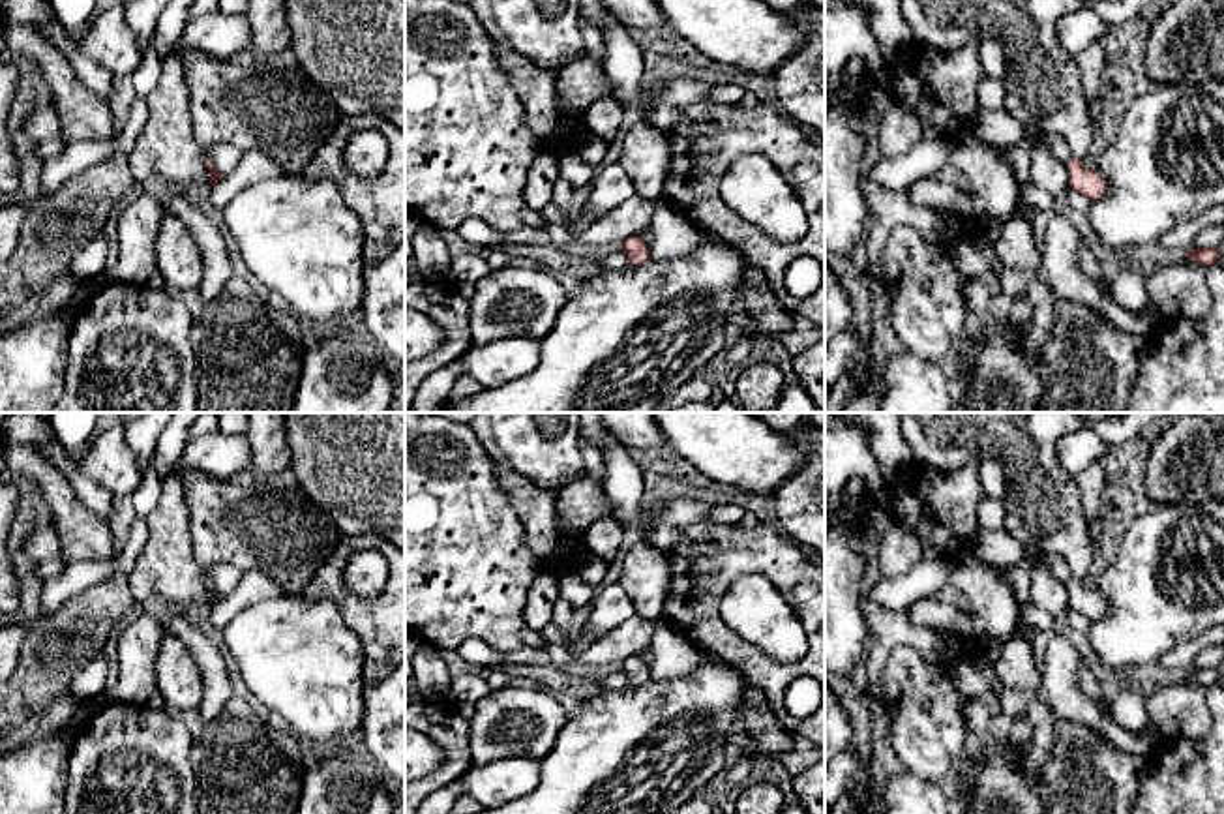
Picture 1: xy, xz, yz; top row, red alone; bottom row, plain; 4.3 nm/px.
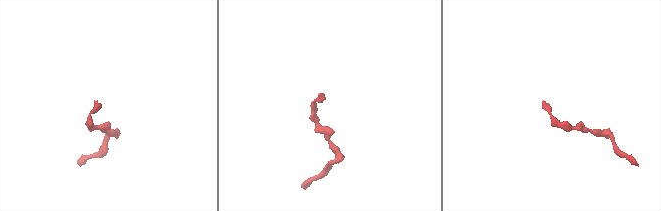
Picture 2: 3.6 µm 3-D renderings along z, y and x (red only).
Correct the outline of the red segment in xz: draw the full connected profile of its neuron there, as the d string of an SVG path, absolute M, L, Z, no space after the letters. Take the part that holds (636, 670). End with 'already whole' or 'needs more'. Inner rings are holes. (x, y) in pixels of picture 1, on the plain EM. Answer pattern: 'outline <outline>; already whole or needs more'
outline M639 656L626 658L620 670L628 675L630 686L639 686L650 679L647 664Z; already whole

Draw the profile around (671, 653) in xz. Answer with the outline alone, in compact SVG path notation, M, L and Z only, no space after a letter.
M664 617L656 619L649 651L647 670L652 681L690 677L703 660L692 641Z

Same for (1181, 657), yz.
M1215 625L1203 630L1200 636L1183 641L1160 656L1160 664L1170 670L1190 671L1196 655L1203 647L1224 643L1224 625Z

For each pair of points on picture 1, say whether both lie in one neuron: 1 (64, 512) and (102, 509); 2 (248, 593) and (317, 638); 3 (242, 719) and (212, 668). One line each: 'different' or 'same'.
1: different
2: different
3: different

